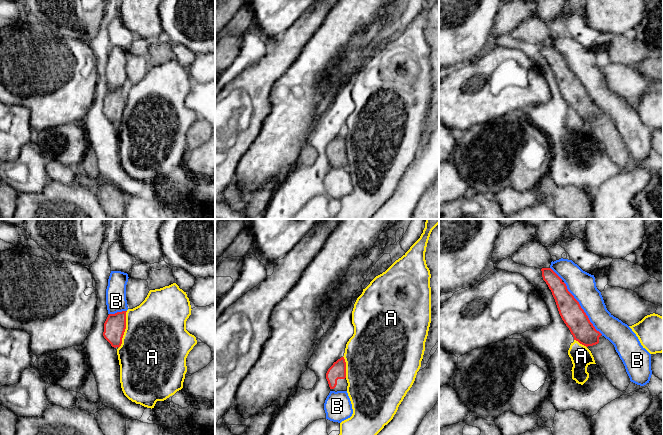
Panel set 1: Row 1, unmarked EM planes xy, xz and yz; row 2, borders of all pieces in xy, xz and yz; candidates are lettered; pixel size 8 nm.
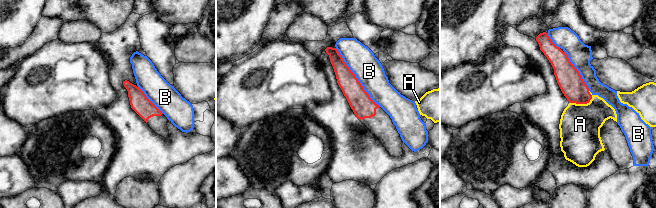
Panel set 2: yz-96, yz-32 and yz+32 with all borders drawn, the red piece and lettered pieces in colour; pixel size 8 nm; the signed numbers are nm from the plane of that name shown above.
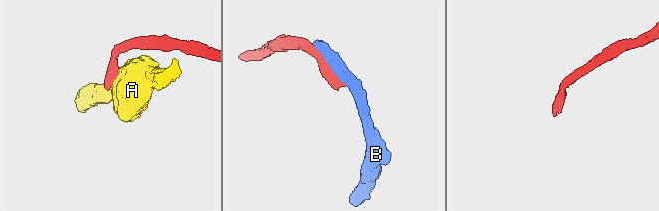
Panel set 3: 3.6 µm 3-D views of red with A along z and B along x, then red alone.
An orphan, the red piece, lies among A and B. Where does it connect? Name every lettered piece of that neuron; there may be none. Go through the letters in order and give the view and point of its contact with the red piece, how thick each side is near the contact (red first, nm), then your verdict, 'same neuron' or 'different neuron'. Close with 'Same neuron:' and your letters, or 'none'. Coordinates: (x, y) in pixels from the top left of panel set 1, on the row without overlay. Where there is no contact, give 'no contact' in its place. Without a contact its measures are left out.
A: xy (124, 106) | 180/500 nm | different neuron
B: yz (582, 85) | 190/220 nm | different neuron
Same neuron: none

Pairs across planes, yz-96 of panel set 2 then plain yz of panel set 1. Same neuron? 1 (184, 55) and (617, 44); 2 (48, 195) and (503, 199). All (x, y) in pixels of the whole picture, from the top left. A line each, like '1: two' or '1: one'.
1: one
2: two

